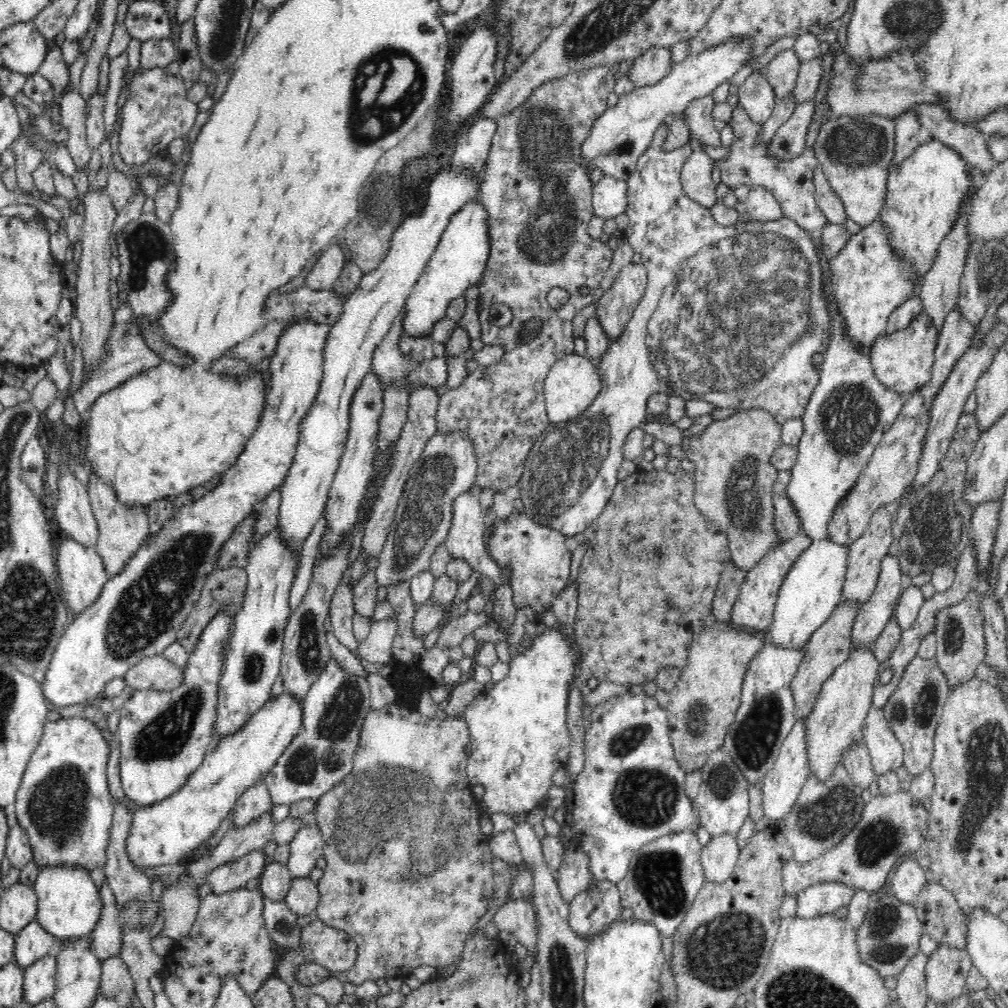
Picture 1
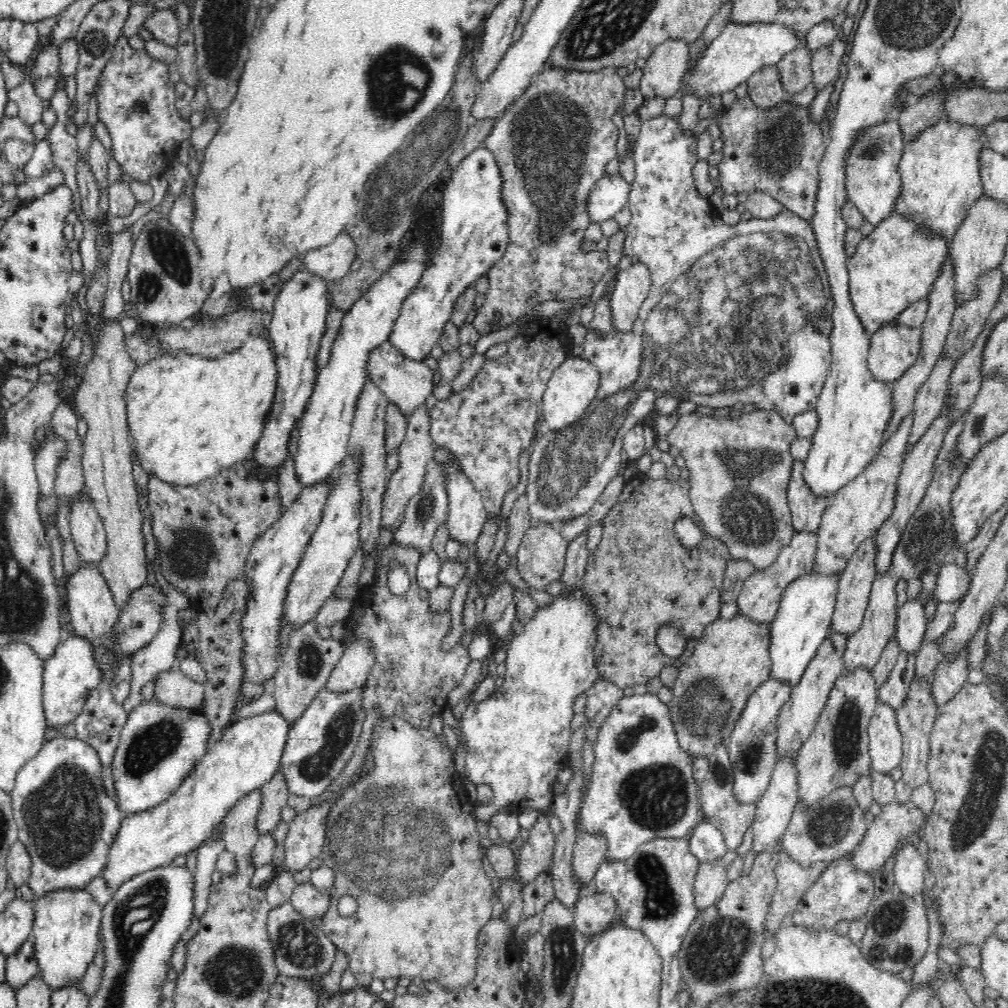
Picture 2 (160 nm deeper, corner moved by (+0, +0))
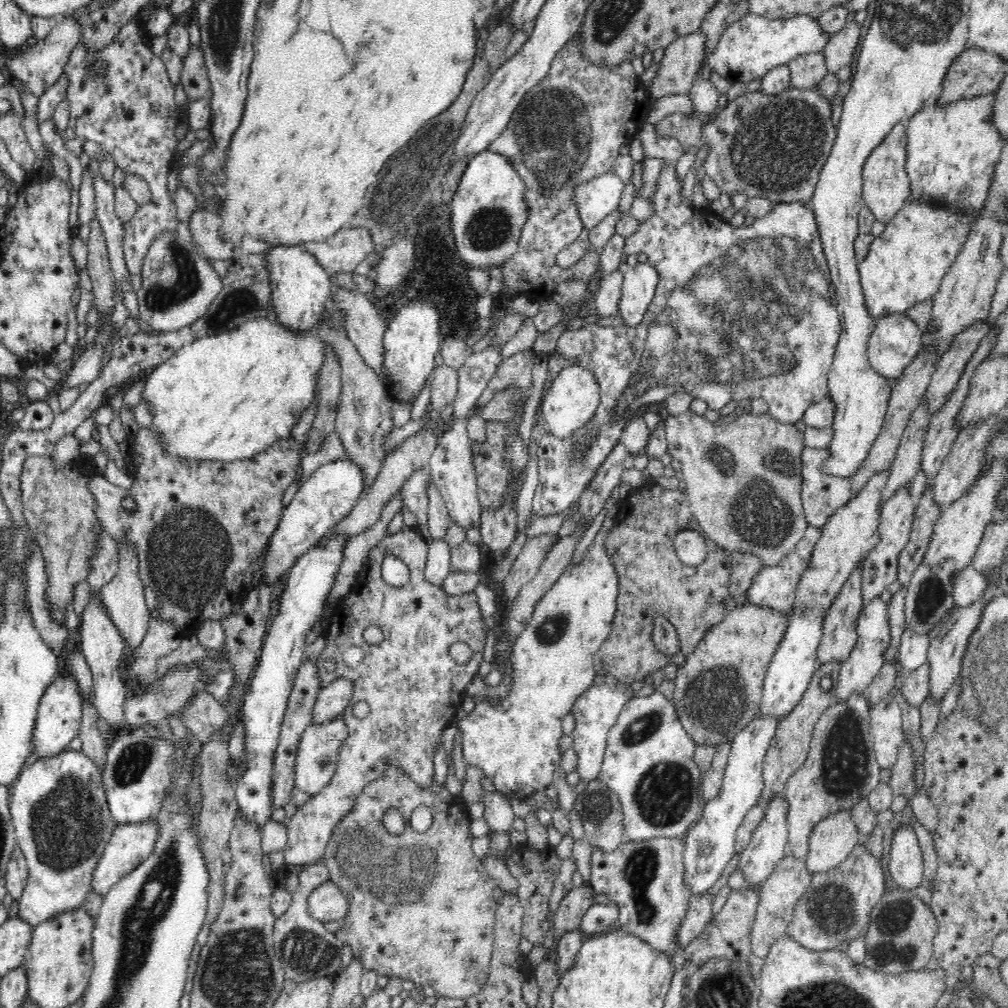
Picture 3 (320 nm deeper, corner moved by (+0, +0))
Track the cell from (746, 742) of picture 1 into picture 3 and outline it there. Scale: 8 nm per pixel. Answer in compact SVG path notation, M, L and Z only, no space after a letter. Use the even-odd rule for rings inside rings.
M757 712L752 720L748 722L730 742L730 754L727 758L727 765L724 771L724 780L720 792L714 800L707 802L704 806L702 818L696 824L688 829L688 833L682 838L685 848L683 852L684 865L684 882L689 886L691 894L704 894L716 884L716 880L722 876L726 864L732 860L735 855L735 837L737 829L743 824L749 810L759 804L764 790L764 761L766 758L766 750L770 746L772 737L774 736L778 726L777 718L770 718L767 714Z

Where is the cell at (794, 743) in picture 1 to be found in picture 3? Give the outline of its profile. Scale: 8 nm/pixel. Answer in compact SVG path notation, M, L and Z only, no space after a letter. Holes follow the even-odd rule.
M782 794L764 807L765 816L762 823L755 828L748 847L739 854L740 860L738 860L737 869L753 885L750 887L757 887L761 882L764 882L788 853L788 801L784 799L784 794Z

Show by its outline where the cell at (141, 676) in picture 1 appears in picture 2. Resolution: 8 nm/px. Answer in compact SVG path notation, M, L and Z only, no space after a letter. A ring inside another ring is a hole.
M173 667L154 676L155 697L172 708L184 708L188 712L203 712L204 685Z

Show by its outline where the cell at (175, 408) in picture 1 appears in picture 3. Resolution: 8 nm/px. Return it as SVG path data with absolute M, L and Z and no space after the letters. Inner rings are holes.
M264 316L248 320L248 322L238 326L236 329L228 331L223 335L206 336L198 338L192 342L186 341L183 346L175 350L174 355L168 358L164 364L150 369L147 373L140 376L144 381L144 389L141 398L151 402L155 415L151 424L155 430L155 436L162 443L162 449L166 455L172 457L182 457L186 459L196 459L196 461L242 461L243 458L252 458L253 455L264 452L268 446L274 445L281 439L291 439L294 426L304 414L304 410L312 404L314 392L316 392L316 380L321 375L322 366L325 364L327 353L324 350L324 342L313 332L297 334L284 326L281 326L272 317Z

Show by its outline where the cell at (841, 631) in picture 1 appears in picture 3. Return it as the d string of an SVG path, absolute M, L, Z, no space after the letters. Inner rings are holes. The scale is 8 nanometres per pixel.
M830 660L826 664L820 664L815 670L814 676L808 684L806 692L800 699L800 702L796 704L796 708L792 710L784 720L778 722L778 726L768 750L766 750L766 758L764 761L764 790L762 792L762 798L759 800L759 804L766 806L774 798L780 797L785 790L786 782L790 775L794 774L798 767L804 764L811 745L812 733L815 724L818 722L821 714L834 702L834 693L838 682L838 675L840 672L841 663L835 660ZM827 676L831 678L831 688L826 691L822 689L820 682L822 678Z

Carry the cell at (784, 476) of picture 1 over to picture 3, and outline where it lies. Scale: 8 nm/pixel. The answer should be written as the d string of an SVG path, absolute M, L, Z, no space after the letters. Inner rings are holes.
M806 447L801 454L801 472L802 480L800 487L800 497L802 497L802 506L804 507L804 516L810 526L819 529L826 524L828 518L851 498L851 478L838 477L822 473L822 464L830 458L828 449L815 449Z

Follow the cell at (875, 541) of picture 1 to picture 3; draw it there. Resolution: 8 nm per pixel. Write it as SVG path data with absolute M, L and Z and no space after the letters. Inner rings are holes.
M862 563L856 566L856 569L852 572L851 578L848 578L842 586L842 590L838 593L838 596L834 599L834 602L828 608L828 612L823 620L822 636L820 644L817 648L817 664L826 664L830 660L843 663L852 652L854 645L857 641L857 618L860 616L863 609L862 598Z

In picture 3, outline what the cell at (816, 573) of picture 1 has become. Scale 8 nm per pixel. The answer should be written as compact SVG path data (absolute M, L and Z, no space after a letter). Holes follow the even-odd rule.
M792 608L786 613L786 630L763 680L763 696L758 711L770 718L784 720L796 708L817 669L817 648L822 636L824 617Z

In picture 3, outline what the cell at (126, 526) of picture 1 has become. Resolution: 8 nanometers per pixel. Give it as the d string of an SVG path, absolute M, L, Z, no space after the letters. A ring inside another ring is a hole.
M122 538L122 540L116 540L115 542L122 542L118 546L118 558L120 558L120 562L118 562L119 570L116 577L112 578L108 584L102 586L98 595L114 626L117 626L120 636L125 640L127 648L132 652L144 640L151 615L146 605L146 599L144 599L145 586L140 578L138 578L138 558L136 558L136 554L134 554L131 546L129 546L127 538Z

